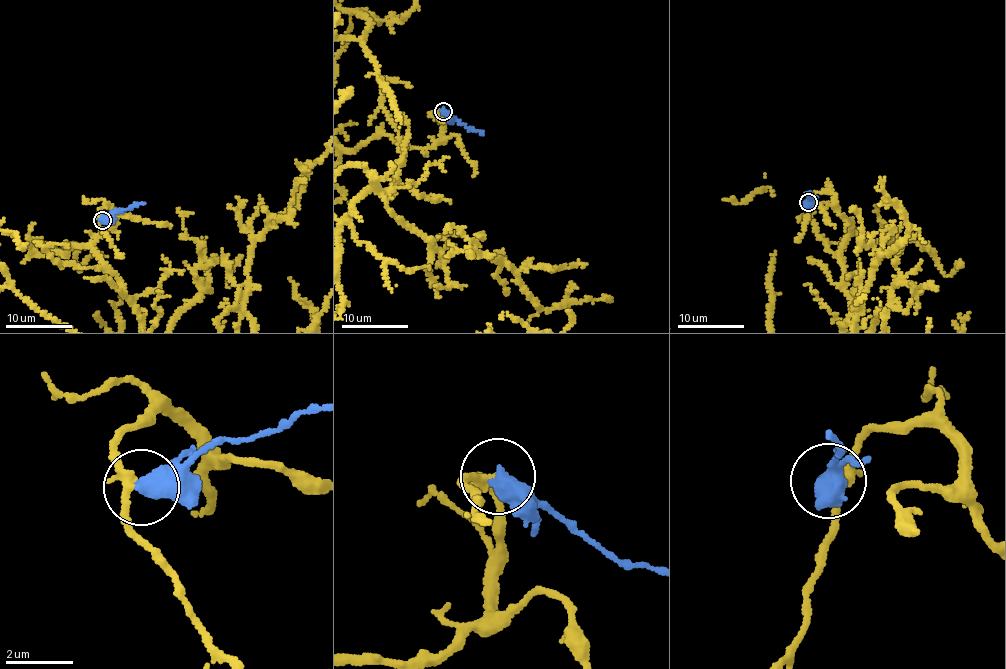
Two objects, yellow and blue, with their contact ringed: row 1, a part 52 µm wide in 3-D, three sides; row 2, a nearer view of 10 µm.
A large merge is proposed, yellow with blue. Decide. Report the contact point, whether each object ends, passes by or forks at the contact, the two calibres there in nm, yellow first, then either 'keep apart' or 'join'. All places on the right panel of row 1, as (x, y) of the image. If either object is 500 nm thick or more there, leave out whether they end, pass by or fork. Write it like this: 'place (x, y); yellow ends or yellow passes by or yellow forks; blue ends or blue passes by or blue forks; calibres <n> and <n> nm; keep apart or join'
place (808, 202); calibres 180 and 600 nm; keep apart

